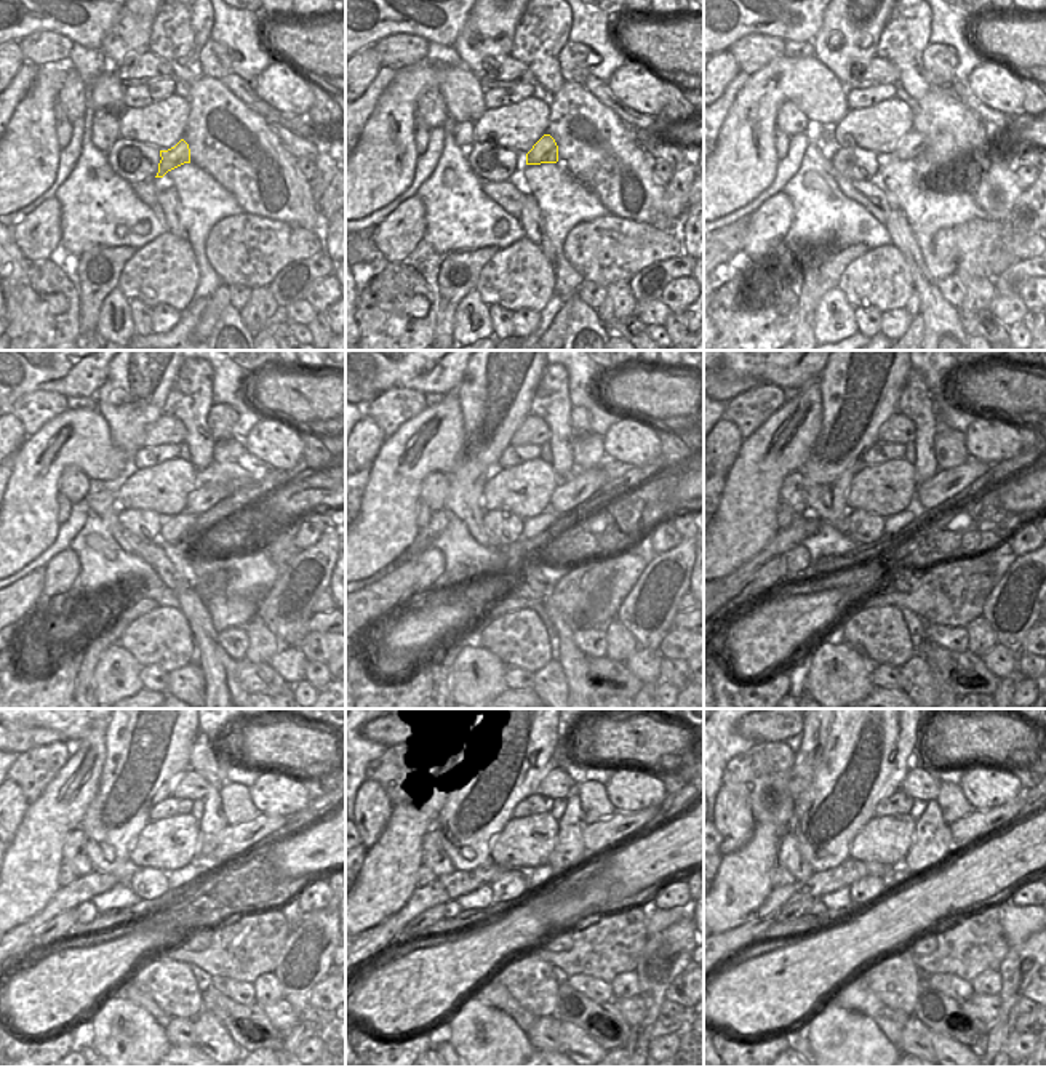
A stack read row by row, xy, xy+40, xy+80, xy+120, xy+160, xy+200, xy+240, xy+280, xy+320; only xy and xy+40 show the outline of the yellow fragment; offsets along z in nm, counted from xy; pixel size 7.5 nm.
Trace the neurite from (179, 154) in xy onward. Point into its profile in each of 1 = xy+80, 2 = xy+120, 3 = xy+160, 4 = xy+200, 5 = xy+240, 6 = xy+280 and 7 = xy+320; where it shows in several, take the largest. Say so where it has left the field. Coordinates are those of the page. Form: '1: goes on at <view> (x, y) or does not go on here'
1: goes on at xy+80 (912, 144)
2: goes on at xy+120 (203, 498)
3: goes on at xy+160 (570, 493)
4: goes on at xy+200 (939, 491)
5: goes on at xy+240 (234, 840)
6: goes on at xy+280 (598, 837)
7: goes on at xy+320 (979, 823)

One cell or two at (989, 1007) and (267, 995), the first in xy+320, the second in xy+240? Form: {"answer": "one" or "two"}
{"answer": "two"}

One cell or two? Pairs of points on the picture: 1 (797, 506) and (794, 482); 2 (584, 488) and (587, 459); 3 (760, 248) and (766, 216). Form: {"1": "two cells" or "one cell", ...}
{"1": "one cell", "2": "two cells", "3": "one cell"}

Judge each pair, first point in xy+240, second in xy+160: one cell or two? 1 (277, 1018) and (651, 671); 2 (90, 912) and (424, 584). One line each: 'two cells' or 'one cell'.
1: one cell
2: one cell

